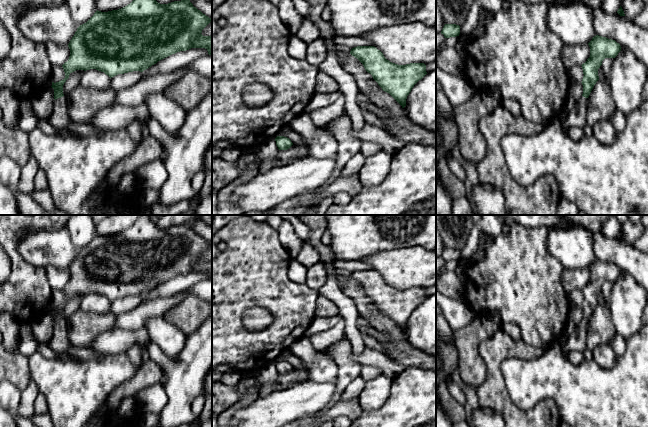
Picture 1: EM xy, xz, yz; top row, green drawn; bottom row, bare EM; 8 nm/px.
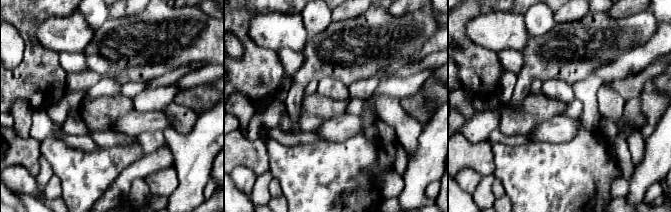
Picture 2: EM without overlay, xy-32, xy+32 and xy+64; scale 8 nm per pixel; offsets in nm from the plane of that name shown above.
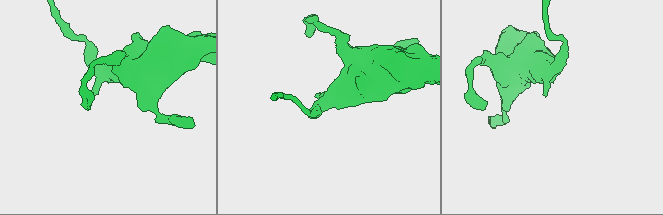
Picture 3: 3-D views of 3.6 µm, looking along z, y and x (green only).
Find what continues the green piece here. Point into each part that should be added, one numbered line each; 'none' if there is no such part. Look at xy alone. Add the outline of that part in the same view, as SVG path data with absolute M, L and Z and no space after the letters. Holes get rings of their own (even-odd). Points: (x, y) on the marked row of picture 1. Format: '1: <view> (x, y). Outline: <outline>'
1: xy (59, 118). Outline: M67 97L58 98L53 103L53 111L48 118L50 124L54 127L63 128L72 124L67 113Z

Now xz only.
none

